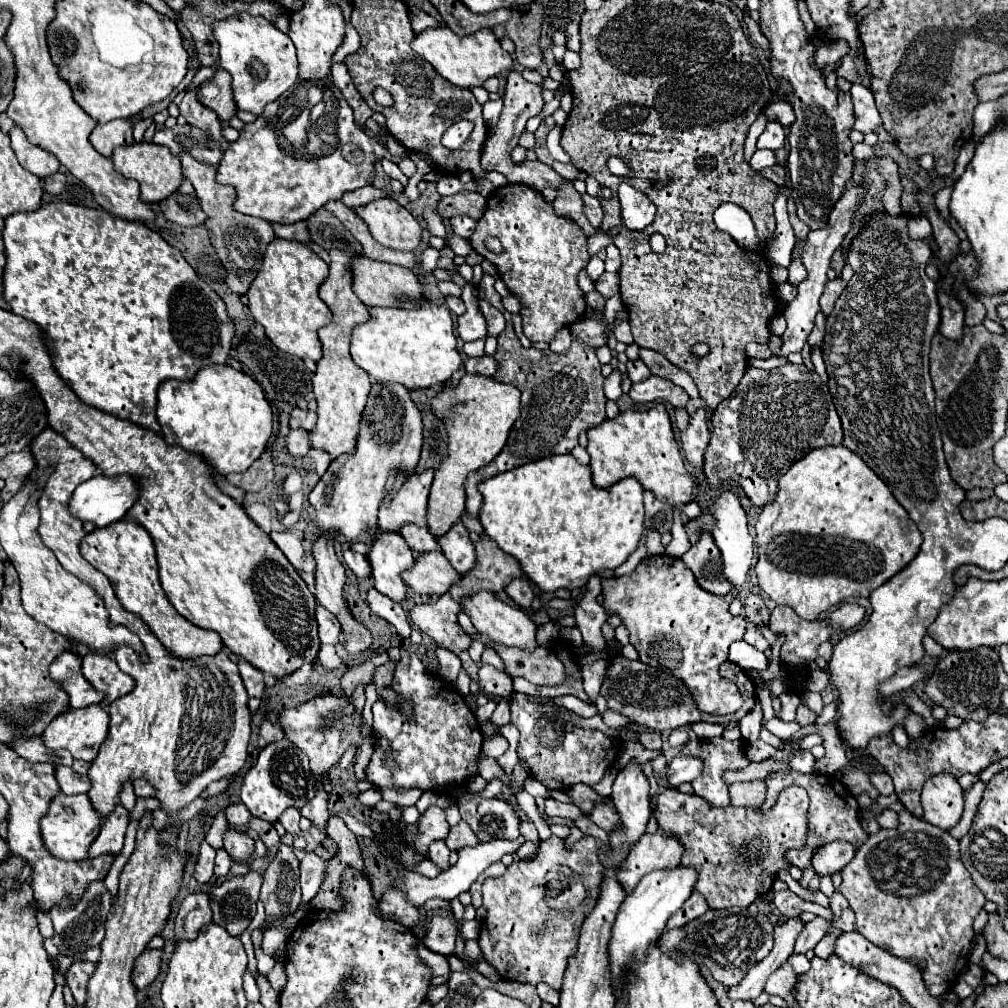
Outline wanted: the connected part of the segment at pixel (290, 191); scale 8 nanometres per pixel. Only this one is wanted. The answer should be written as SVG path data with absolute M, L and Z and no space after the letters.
M325 81L325 93L323 93L323 101L327 103L327 111L329 111L329 133L313 133L313 127L309 131L309 139L317 139L321 145L321 153L319 157L309 157L309 155L293 155L285 149L279 147L279 139L277 139L277 123L279 123L279 109L283 105L283 101L293 93L293 97L305 97L307 91L297 93L295 85L293 89L289 89L283 97L279 97L277 101L273 101L271 105L265 107L263 115L257 117L255 123L249 123L243 127L241 135L237 141L233 141L229 145L229 149L225 151L219 167L217 167L217 181L223 185L231 185L237 189L237 201L235 201L235 209L239 213L247 213L253 217L261 217L265 221L271 223L295 223L295 221L303 221L307 219L311 213L315 213L319 207L323 207L327 201L331 199L341 199L345 191L353 191L365 185L371 185L373 175L375 175L375 163L388 158L392 162L399 163L402 159L408 158L408 153L402 156L392 156L377 143L377 139L367 137L355 123L351 107L347 105L347 101L343 101L343 95L339 93L339 89L335 89L335 85L331 85L331 81Z

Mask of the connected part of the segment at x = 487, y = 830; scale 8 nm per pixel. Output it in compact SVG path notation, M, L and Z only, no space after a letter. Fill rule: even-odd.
M465 793L457 801L461 819L473 829L479 841L493 841L495 837L507 837L513 841L521 835L521 817L513 805L503 799L483 799L479 795Z

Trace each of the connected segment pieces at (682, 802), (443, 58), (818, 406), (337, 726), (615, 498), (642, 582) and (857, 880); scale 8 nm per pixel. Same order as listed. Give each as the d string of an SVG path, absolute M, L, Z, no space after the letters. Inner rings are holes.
M787 787L779 793L775 807L771 807L767 813L755 813L747 807L713 807L699 795L685 795L677 789L663 789L657 795L657 807L655 807L655 819L659 825L659 831L665 835L673 835L683 845L683 857L681 865L695 867L697 869L697 881L693 885L693 891L701 893L709 907L721 909L721 907L749 907L749 903L755 901L755 897L767 893L779 873L779 869L787 869L787 863L783 861L783 853L787 849L801 849L807 841L809 825L807 825L807 813L809 813L809 797L803 787Z
M435 27L435 29L425 29L423 33L417 33L411 47L425 57L441 77L445 77L447 81L451 81L453 85L459 87L479 87L483 85L489 77L499 75L503 71L511 71L515 61L513 57L501 49L499 39L493 35L491 29L481 29L479 33L471 33L465 37L459 37L457 33L453 33L449 27Z
M787 363L777 369L747 369L737 389L729 399L719 403L711 415L711 443L705 453L705 477L711 489L725 489L737 485L745 491L749 501L757 507L771 503L779 491L779 477L809 451L825 445L841 445L843 429L835 411L827 385L821 377L805 365Z
M345 693L341 695L319 695L295 709L283 709L279 715L279 725L285 733L285 737L295 743L311 761L311 771L317 779L315 787L315 797L307 801L307 805L301 809L301 815L311 819L319 829L325 829L327 819L329 819L329 809L327 809L327 791L323 787L323 775L329 773L333 765L339 763L341 755L349 747L361 747L365 737L361 735L361 723L363 715L355 711L355 705L351 703L351 697Z
M553 455L553 457L547 457L547 459L539 459L535 463L527 463L523 467L517 467L517 469L511 469L511 471L505 471L505 473L499 473L483 483L479 483L479 491L483 495L483 509L481 509L481 515L479 515L479 521L485 529L485 533L491 537L491 541L497 543L499 549L507 551L509 555L513 555L521 569L527 573L527 577L537 583L543 591L557 591L561 587L565 589L577 589L577 587L583 587L591 575L599 573L599 571L611 571L615 569L617 565L621 565L639 545L641 541L641 535L645 531L643 527L643 487L639 481L635 481L635 477L625 477L623 481L617 481L615 485L607 487L607 489L599 489L593 485L591 469L587 465L581 465L573 455Z
M659 555L643 559L631 575L605 579L603 595L607 613L621 615L623 625L629 629L629 639L639 651L639 661L669 669L675 677L681 677L705 713L731 715L741 709L743 697L739 687L719 675L719 665L727 661L729 645L743 639L747 627L743 617L729 613L731 593L717 597L703 591L681 559Z
M901 811L899 827L881 829L877 835L871 835L867 843L857 849L853 861L841 871L841 877L843 883L839 891L855 911L855 929L895 957L911 961L917 967L925 963L923 981L929 993L935 997L945 995L969 965L971 941L975 937L973 917L987 901L959 859L959 841L947 831L913 817L909 811Z

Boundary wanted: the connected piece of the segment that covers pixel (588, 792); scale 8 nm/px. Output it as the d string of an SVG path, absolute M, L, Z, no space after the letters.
M583 783L573 785L571 789L567 789L567 793L573 797L575 805L579 805L579 807L581 807L581 811L583 811L585 815L589 815L589 813L591 813L591 809L595 807L595 803L599 803L599 801L605 801L605 799L607 799L607 797L601 797L599 793L595 793L595 789L593 789L593 787L583 785Z

